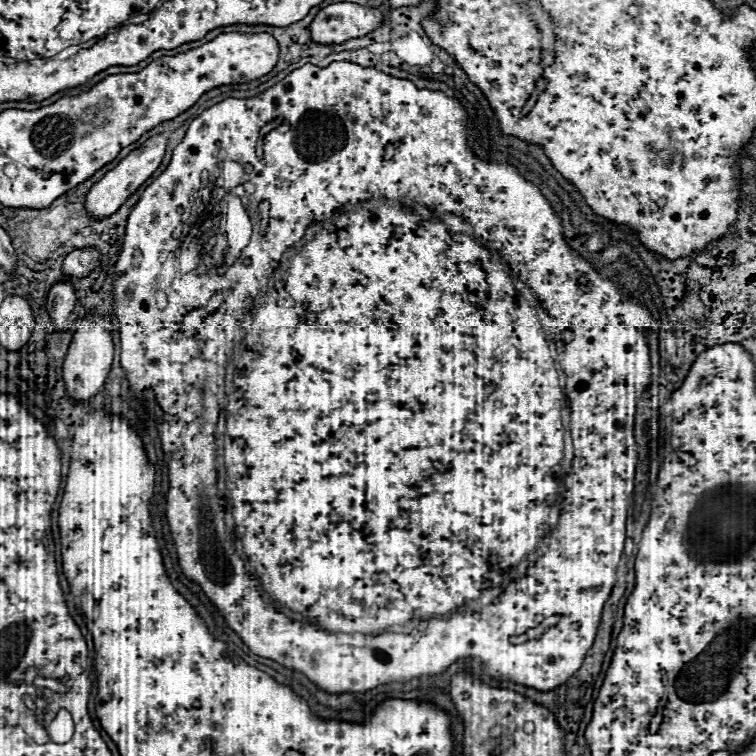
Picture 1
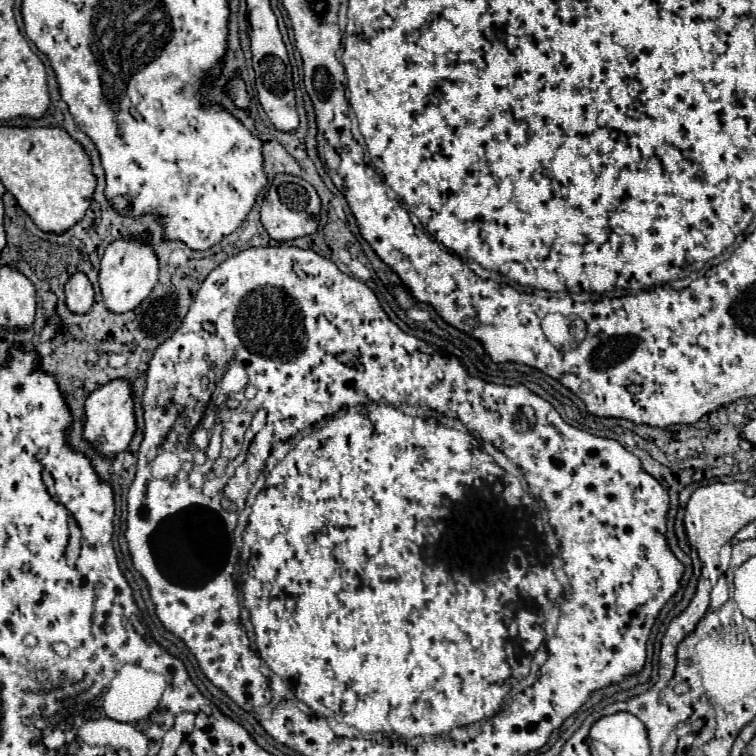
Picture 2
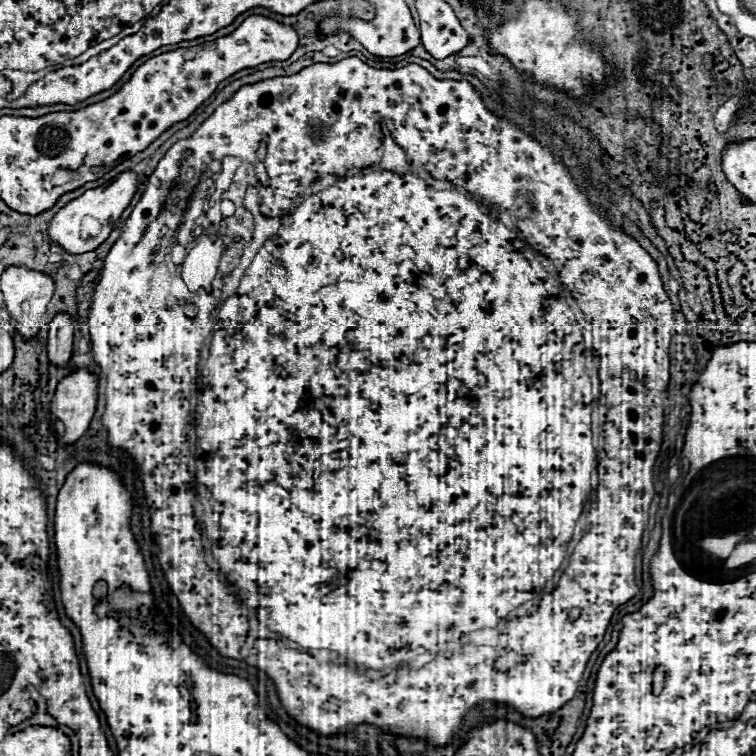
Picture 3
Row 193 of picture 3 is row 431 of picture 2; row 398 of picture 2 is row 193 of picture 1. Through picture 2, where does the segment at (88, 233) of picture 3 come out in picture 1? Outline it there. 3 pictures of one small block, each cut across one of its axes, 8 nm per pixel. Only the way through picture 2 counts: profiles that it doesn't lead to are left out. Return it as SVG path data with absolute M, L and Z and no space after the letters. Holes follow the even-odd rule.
M158 134L154 138L148 138L142 148L130 152L122 162L118 162L118 166L114 170L110 170L102 180L98 180L88 190L88 196L86 196L86 202L84 202L88 216L92 216L96 220L110 218L154 174L154 170L160 166L162 158L164 158L164 150L166 150L166 136Z

